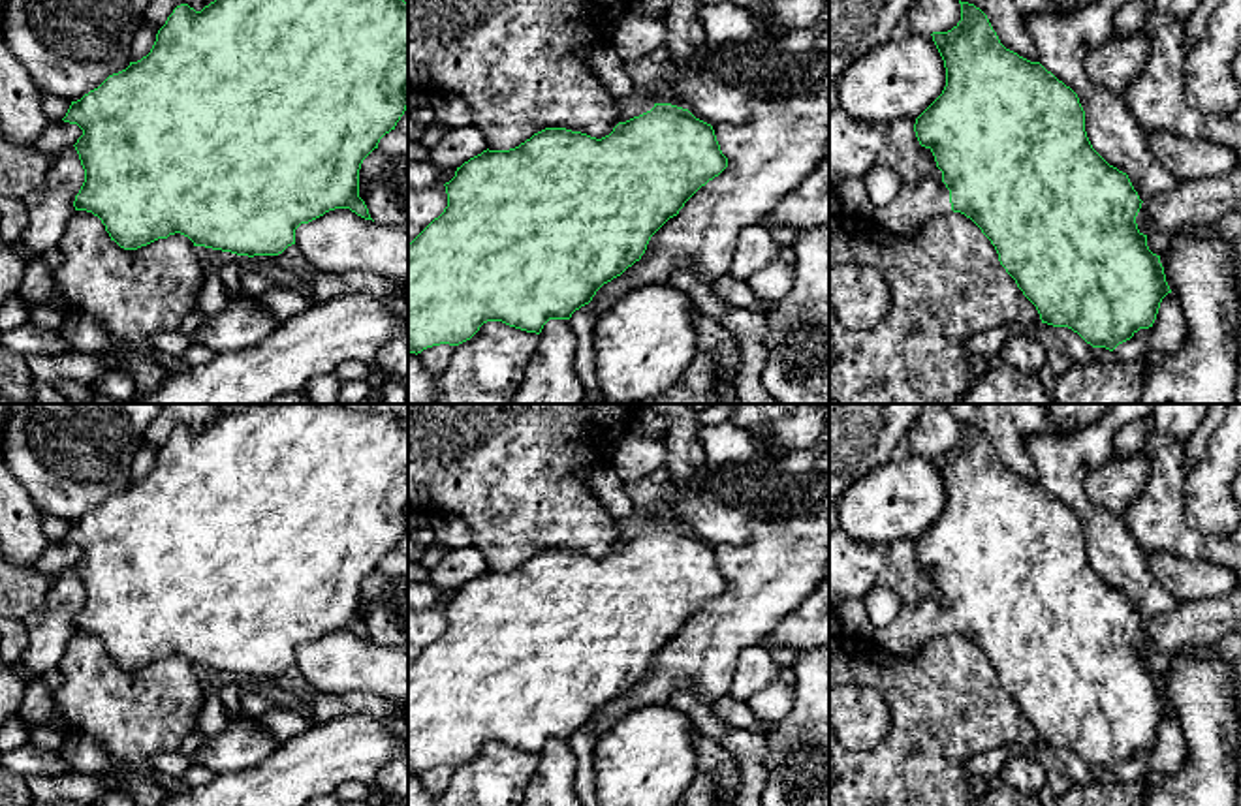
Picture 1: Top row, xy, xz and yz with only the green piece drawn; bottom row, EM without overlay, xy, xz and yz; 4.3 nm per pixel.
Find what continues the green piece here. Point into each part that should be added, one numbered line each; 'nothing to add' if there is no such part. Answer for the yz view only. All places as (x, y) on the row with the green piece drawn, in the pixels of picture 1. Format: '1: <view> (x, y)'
1: yz (914, 205)

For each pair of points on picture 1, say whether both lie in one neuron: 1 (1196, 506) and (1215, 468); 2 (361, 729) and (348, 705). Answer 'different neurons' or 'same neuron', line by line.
1: same neuron
2: different neurons

